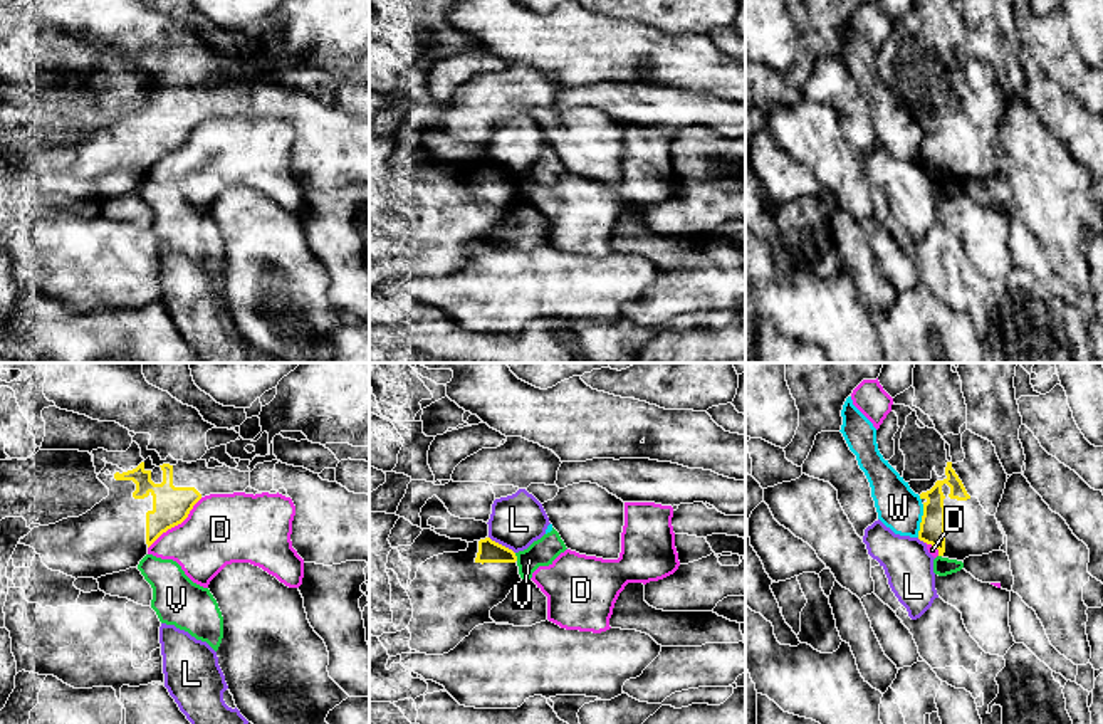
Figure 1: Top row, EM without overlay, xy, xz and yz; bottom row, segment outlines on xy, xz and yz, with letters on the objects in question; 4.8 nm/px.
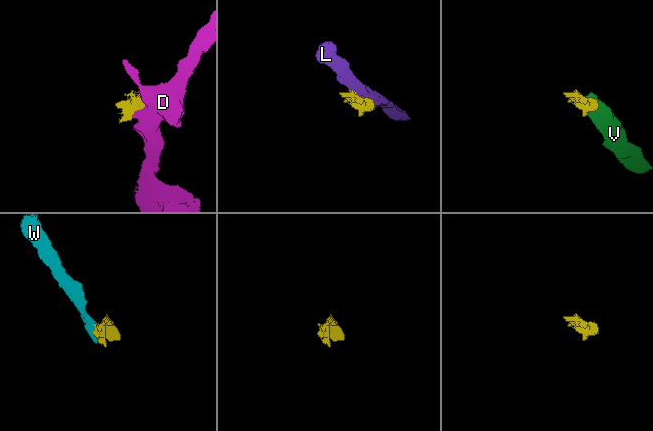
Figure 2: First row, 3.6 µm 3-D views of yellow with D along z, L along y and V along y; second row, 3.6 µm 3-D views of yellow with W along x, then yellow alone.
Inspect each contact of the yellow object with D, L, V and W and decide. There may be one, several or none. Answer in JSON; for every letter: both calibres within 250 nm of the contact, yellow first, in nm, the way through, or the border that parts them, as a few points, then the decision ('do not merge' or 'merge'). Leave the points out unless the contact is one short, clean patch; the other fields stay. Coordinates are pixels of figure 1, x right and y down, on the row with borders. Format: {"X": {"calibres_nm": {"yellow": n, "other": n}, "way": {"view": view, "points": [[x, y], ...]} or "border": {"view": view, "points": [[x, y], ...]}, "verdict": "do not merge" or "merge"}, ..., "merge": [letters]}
{"D": {"calibres_nm": {"yellow": 180, "other": 340}, "border": {"view": "xy", "points": [[202, 498], [180, 523], [168, 528], [148, 548]]}, "verdict": "do not merge"}, "L": {"calibres_nm": {"yellow": 110, "other": 260}, "border": {"view": "xz", "points": [[489, 536], [514, 553]]}, "verdict": "do not merge"}, "V": {"calibres_nm": {"yellow": 110, "other": 130}, "border": {"view": "xz", "points": [[514, 553], [517, 560]]}, "verdict": "do not merge"}, "W": {"calibres_nm": {"yellow": 130, "other": 220}, "border": {"view": "yz", "points": [[924, 504], [917, 536]]}, "verdict": "do not merge"}, "merge": []}

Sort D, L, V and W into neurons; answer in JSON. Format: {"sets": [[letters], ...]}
{"sets": [["D"], ["L"], ["V", "W"]]}

